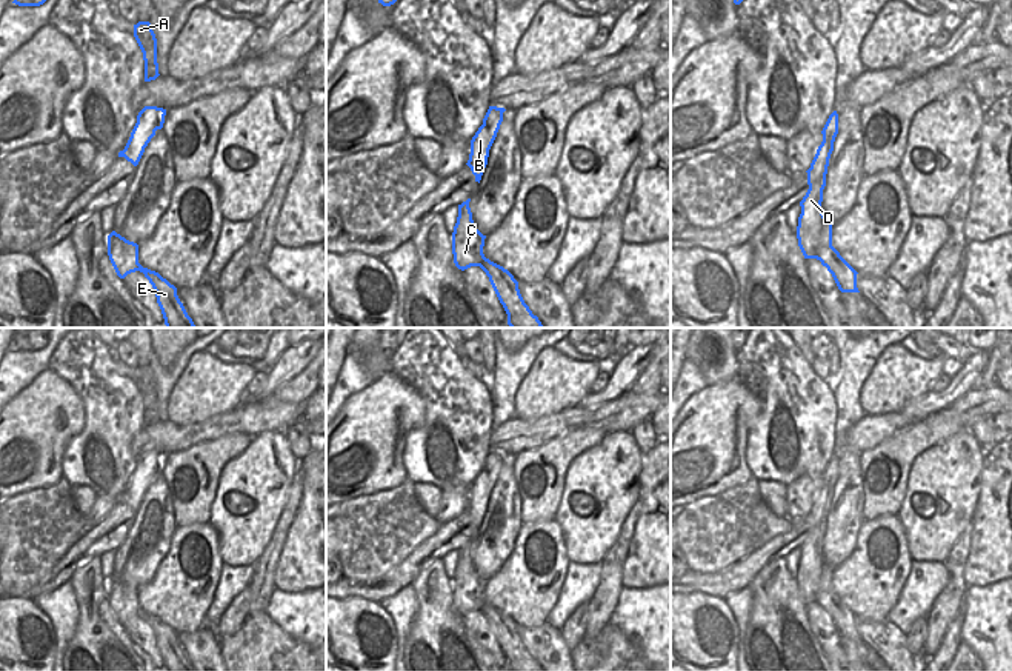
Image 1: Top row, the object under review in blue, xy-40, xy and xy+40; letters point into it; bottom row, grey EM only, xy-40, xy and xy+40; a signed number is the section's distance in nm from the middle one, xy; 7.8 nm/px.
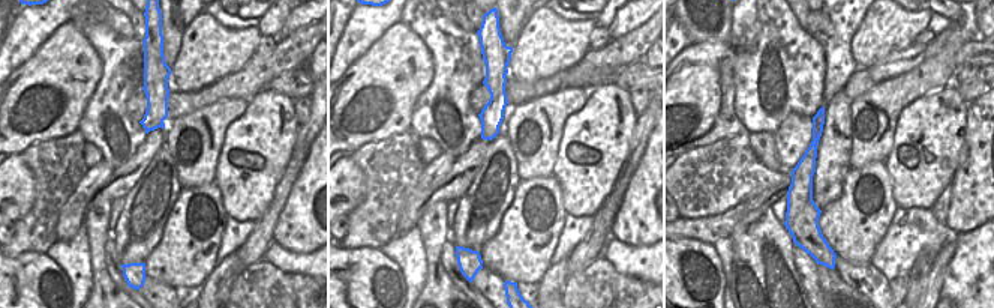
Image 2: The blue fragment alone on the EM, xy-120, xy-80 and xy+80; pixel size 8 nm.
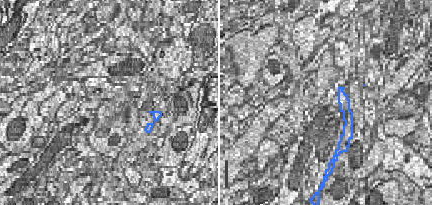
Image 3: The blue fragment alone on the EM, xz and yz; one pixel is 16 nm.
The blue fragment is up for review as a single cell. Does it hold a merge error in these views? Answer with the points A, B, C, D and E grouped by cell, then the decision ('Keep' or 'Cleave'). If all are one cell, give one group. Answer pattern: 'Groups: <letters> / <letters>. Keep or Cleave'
Groups: A B / C D E. Cleave.

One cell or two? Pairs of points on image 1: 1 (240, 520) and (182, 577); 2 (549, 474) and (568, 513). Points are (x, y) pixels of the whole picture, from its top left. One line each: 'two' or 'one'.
1: two
2: two

